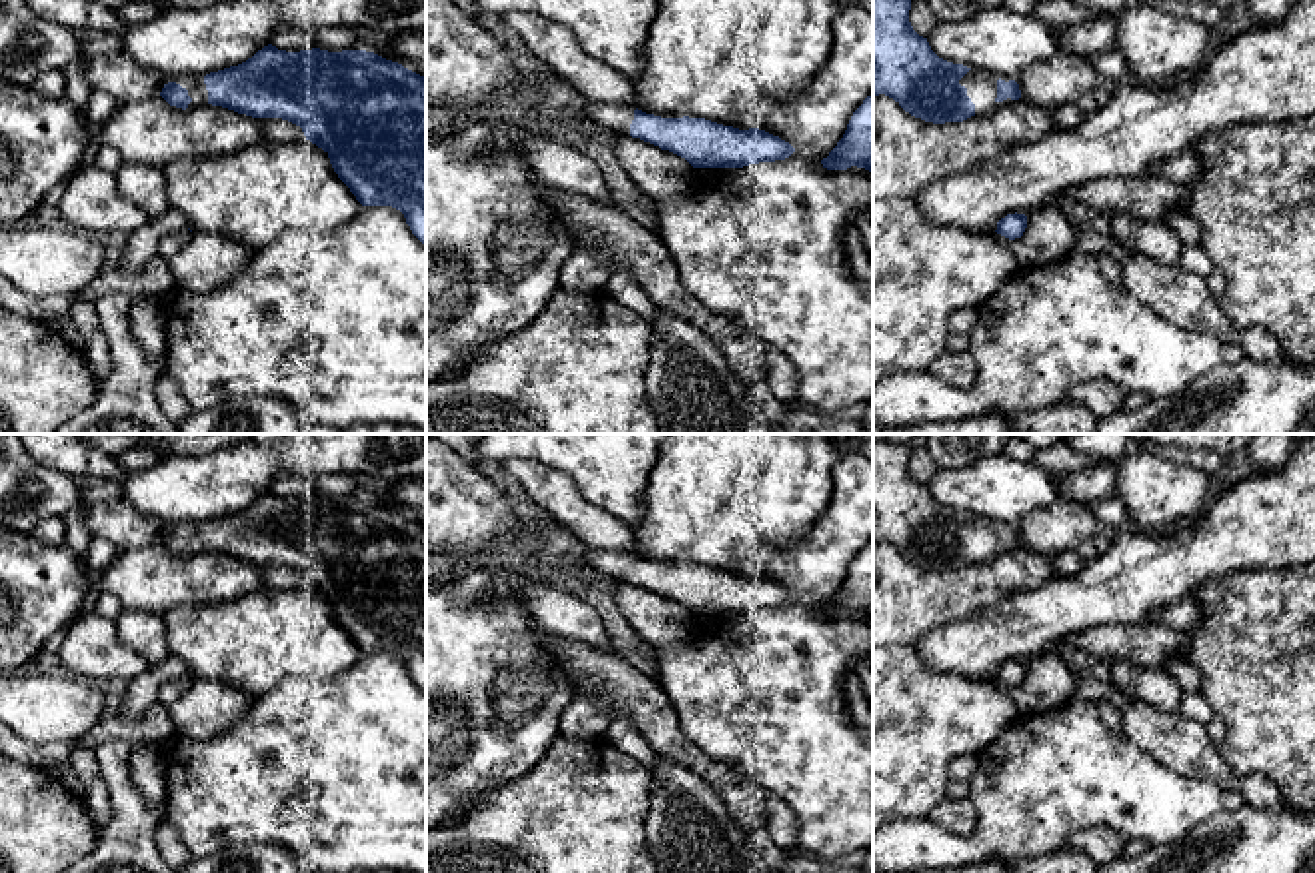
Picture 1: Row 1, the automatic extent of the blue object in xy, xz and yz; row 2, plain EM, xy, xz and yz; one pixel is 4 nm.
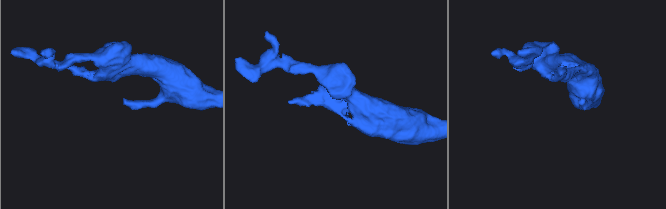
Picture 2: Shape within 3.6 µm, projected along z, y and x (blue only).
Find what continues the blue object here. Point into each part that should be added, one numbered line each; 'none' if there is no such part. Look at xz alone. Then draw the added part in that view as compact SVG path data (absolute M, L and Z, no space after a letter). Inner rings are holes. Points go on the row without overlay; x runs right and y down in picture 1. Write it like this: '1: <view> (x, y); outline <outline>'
1: xz (614, 564); outline M588 545L586 559L600 573L614 577L616 581L630 581L630 571L634 567L632 553L606 551Z

